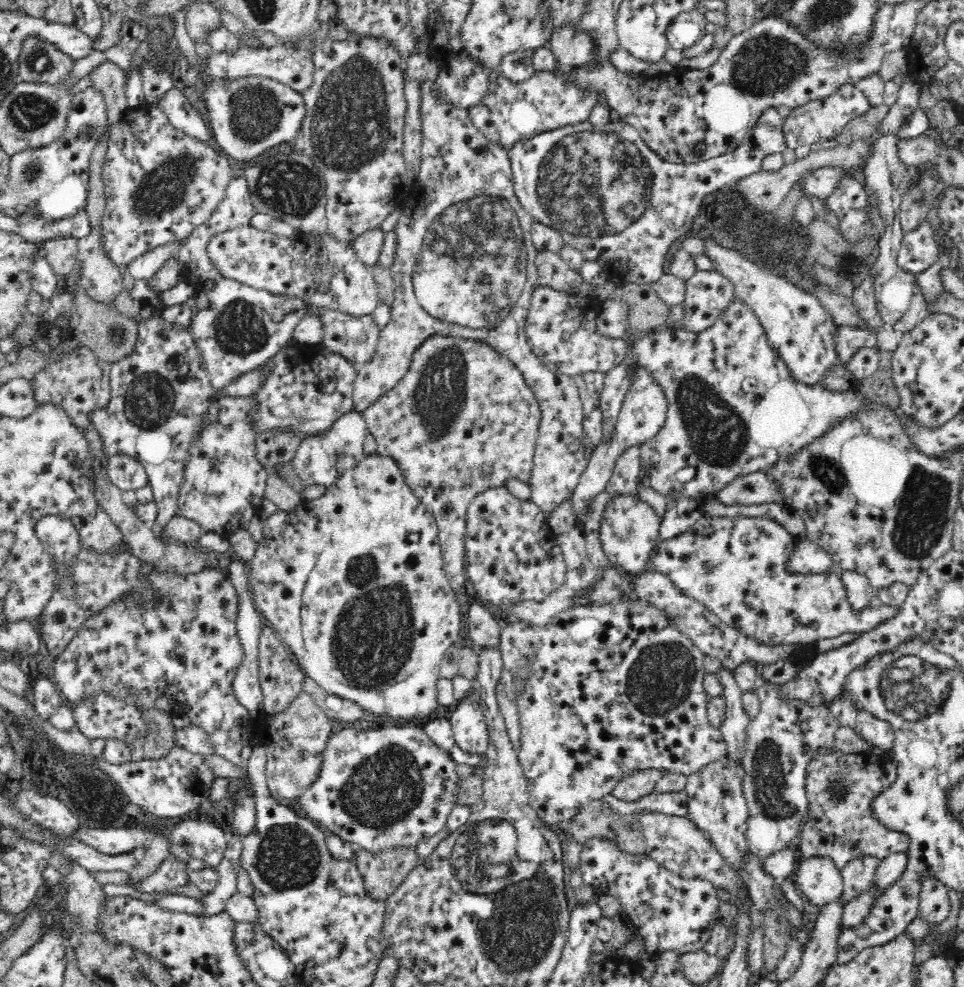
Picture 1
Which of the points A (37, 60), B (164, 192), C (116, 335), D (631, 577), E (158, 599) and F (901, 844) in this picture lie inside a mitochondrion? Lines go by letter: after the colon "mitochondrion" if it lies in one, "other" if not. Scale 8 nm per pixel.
A: mitochondrion
B: mitochondrion
C: mitochondrion
D: other
E: other
F: other

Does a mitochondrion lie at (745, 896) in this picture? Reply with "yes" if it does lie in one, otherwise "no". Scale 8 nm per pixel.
no

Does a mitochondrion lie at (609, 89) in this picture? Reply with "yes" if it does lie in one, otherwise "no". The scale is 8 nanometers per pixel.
no

